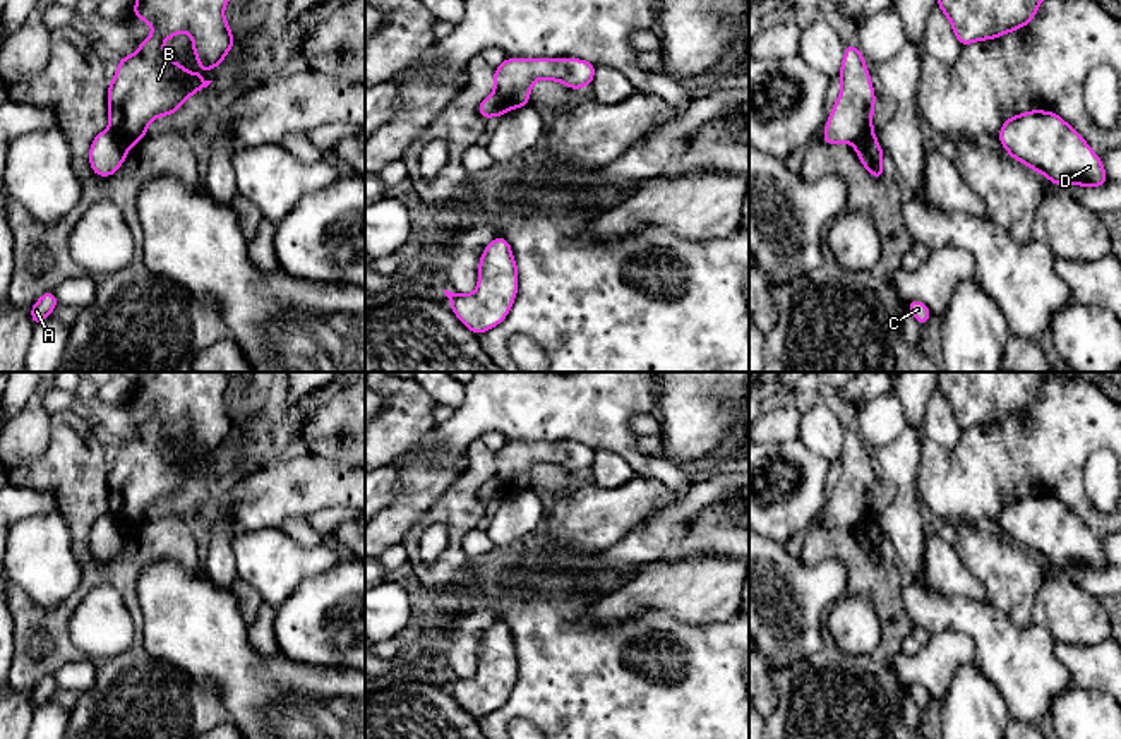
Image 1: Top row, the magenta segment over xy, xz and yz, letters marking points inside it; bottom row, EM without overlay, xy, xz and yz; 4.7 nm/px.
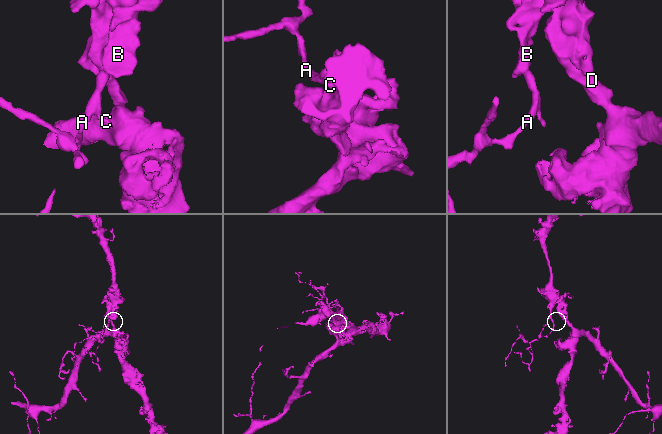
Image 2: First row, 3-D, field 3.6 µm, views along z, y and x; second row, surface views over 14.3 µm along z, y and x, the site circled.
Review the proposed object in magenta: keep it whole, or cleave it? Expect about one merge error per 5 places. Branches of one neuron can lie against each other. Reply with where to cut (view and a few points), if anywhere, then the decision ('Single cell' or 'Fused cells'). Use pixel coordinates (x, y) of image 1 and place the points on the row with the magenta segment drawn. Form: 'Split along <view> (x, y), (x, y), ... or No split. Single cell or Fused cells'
Split along xy (110, 127), (129, 146). Fused cells

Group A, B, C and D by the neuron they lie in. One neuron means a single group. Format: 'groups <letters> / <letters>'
groups A C / B D

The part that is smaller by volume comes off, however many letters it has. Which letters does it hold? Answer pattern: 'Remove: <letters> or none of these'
Remove: A, C

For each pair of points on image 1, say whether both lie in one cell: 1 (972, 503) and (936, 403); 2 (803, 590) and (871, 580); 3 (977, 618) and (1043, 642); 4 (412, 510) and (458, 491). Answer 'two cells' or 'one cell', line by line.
1: two cells
2: two cells
3: one cell
4: two cells

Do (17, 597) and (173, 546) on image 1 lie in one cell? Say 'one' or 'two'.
one

